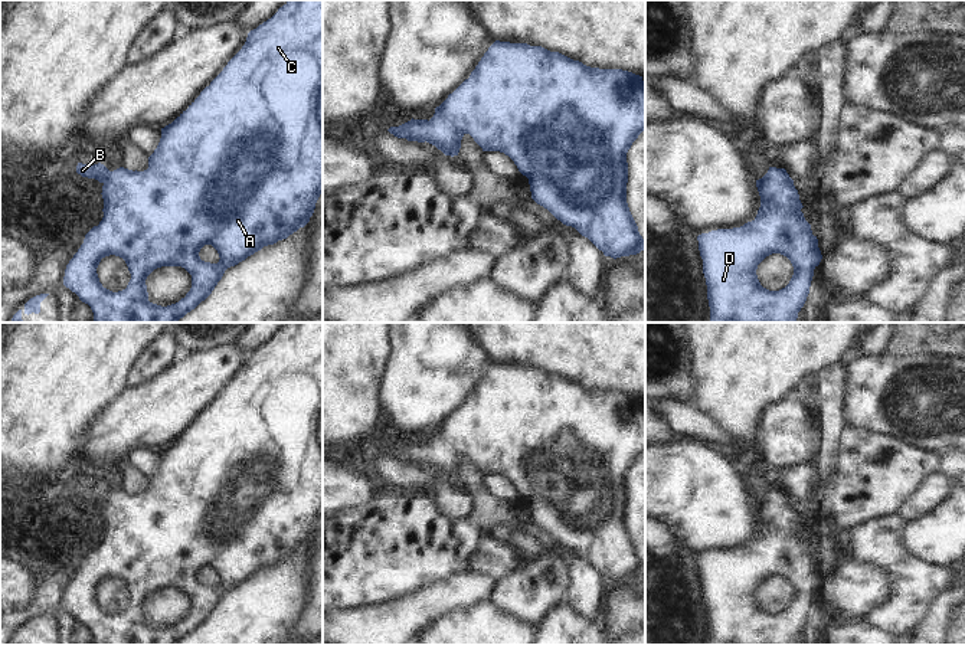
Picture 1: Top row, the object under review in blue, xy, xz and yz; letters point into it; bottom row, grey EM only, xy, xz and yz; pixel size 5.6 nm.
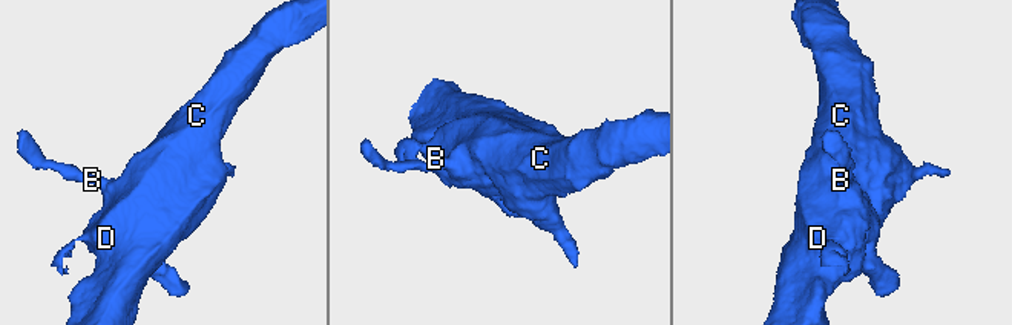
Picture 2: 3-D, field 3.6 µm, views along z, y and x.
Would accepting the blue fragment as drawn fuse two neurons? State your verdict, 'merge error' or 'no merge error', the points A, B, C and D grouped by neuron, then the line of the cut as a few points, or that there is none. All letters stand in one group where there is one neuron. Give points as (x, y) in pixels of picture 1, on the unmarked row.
no merge error; A B C D; no cut

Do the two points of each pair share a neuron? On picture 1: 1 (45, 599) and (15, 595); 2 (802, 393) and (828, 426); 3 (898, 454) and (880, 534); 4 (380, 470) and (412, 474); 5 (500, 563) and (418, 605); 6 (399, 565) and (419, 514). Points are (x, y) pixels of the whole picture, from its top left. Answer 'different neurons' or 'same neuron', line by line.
1: different neurons
2: same neuron
3: different neurons
4: same neuron
5: different neurons
6: same neuron

